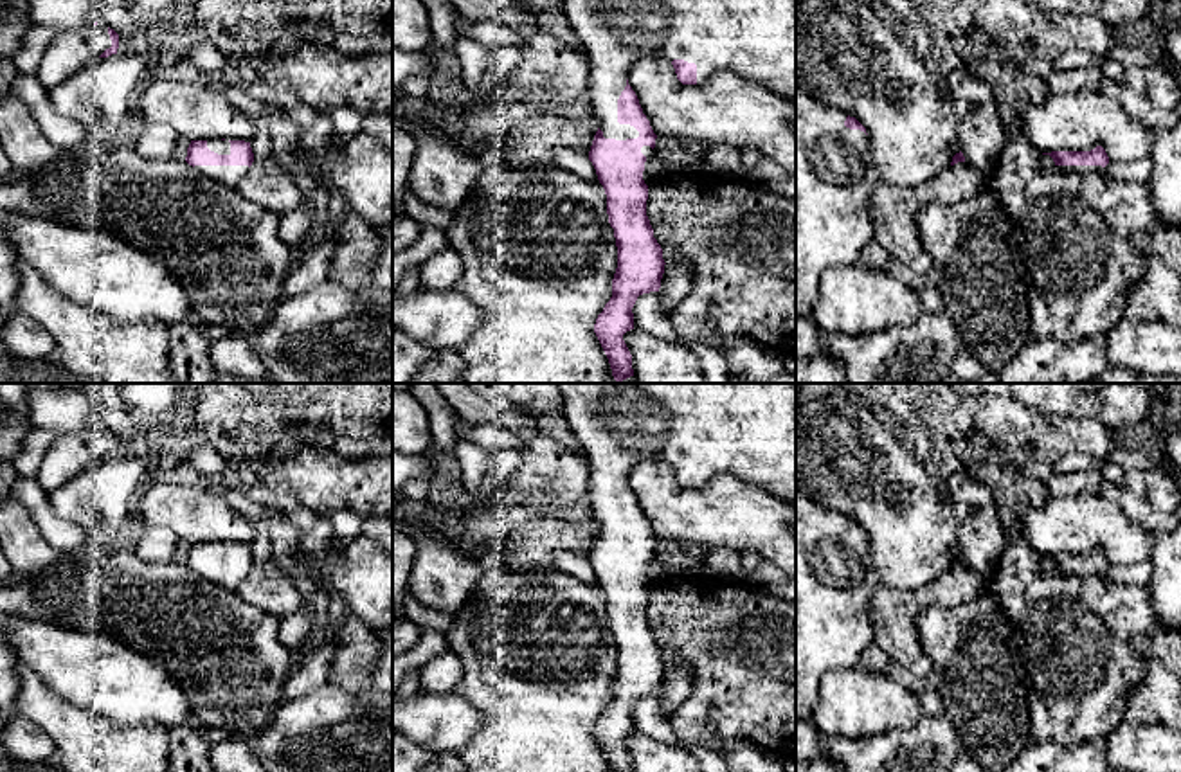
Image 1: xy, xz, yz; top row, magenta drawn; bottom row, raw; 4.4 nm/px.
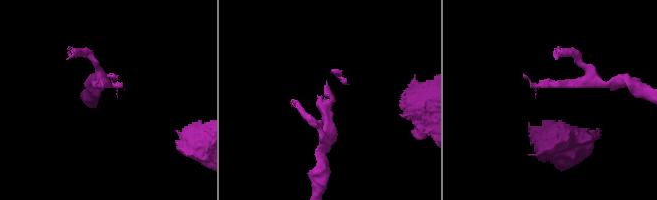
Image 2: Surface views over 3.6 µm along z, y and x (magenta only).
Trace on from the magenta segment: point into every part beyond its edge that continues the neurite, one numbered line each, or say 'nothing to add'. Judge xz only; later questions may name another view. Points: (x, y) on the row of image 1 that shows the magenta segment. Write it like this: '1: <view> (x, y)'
1: xz (757, 38)

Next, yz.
1: yz (1059, 168)

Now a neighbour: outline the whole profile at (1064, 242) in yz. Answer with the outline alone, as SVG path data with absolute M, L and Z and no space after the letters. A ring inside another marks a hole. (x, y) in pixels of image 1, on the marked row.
M1012 130L1010 142L992 169L992 178L987 185L1014 220L1023 261L1030 274L1030 340L1082 342L1095 335L1104 335L1116 320L1127 315L1129 293L1143 275L1149 261L1132 245L1131 234L1150 230L1158 221L1149 184L1109 180L1098 171L1059 173L1050 155L1030 144L1021 130Z

